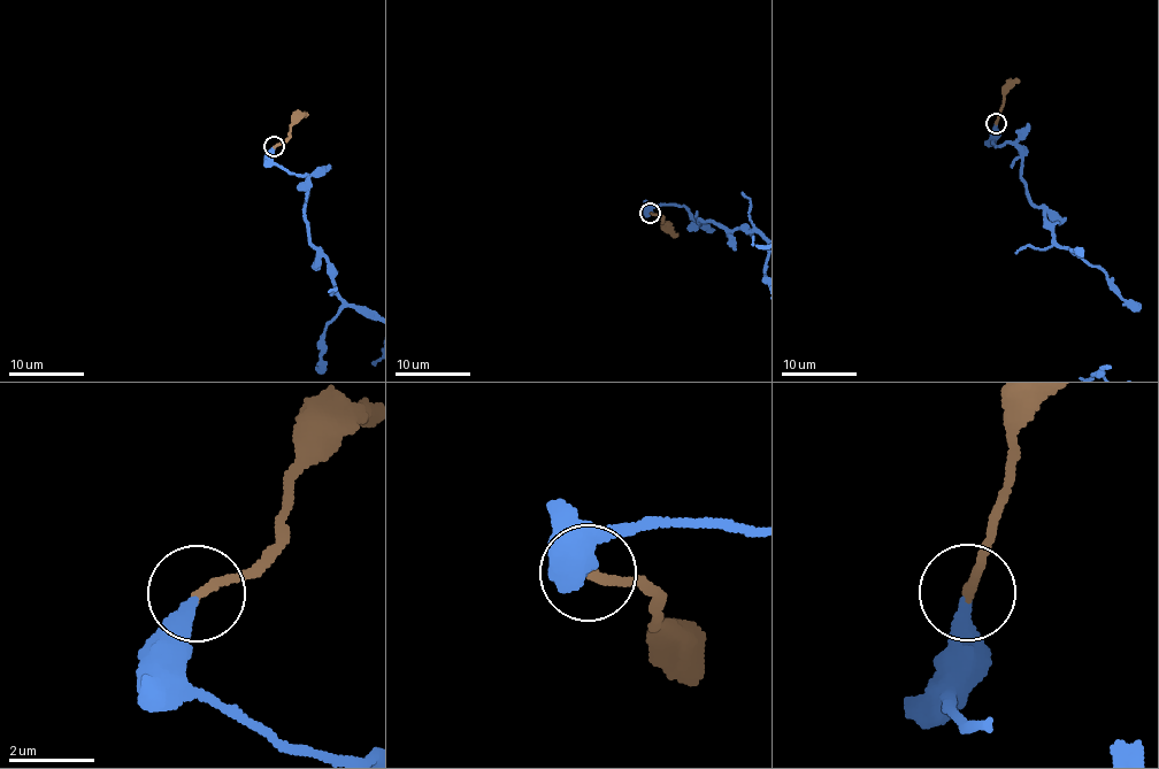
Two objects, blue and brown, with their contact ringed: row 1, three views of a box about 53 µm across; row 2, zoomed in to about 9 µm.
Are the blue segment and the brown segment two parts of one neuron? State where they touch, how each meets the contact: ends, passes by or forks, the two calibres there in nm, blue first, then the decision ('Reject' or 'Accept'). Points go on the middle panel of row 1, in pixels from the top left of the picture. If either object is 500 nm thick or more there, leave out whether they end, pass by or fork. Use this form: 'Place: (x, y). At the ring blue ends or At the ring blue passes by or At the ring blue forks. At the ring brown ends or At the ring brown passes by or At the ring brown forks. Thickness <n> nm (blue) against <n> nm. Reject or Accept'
Place: (650, 213). At the ring blue ends. At the ring brown ends. Thickness 360 nm (blue) against 200 nm. Accept

